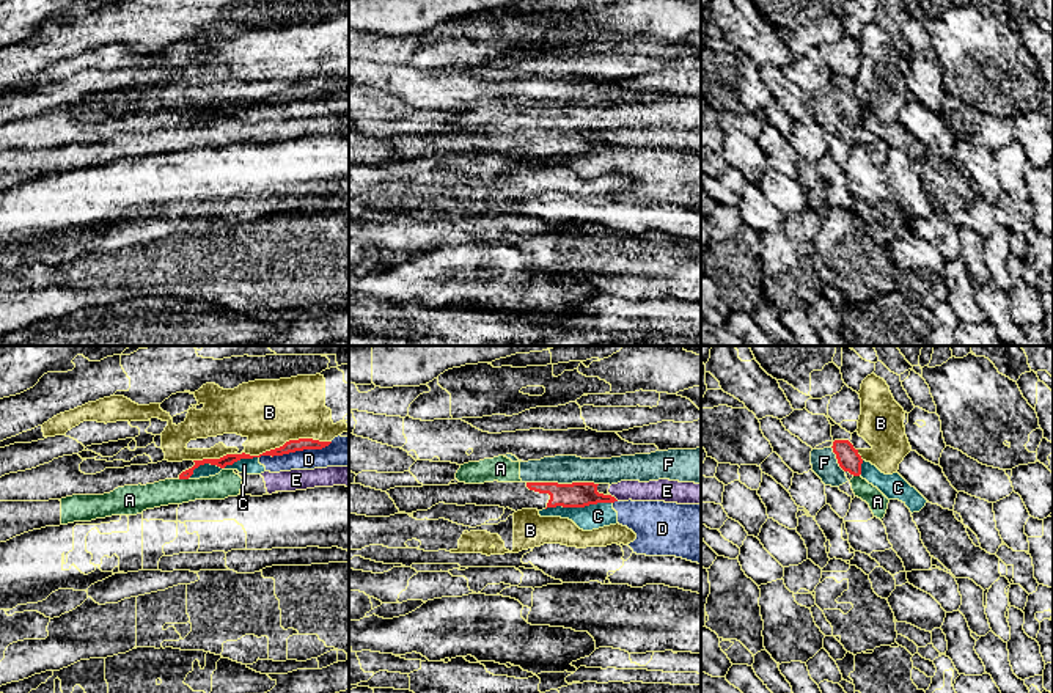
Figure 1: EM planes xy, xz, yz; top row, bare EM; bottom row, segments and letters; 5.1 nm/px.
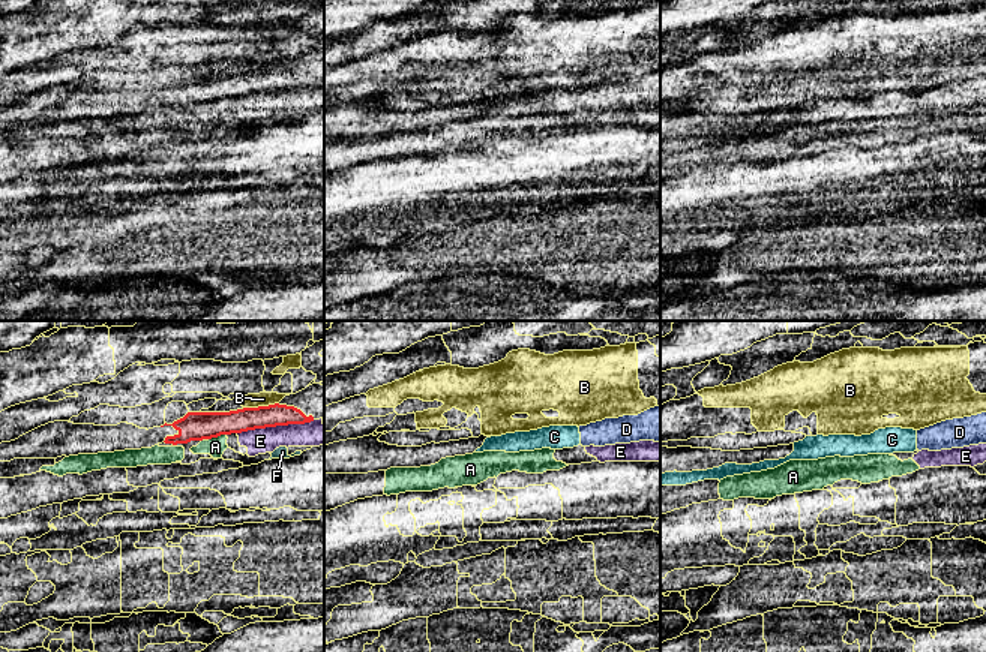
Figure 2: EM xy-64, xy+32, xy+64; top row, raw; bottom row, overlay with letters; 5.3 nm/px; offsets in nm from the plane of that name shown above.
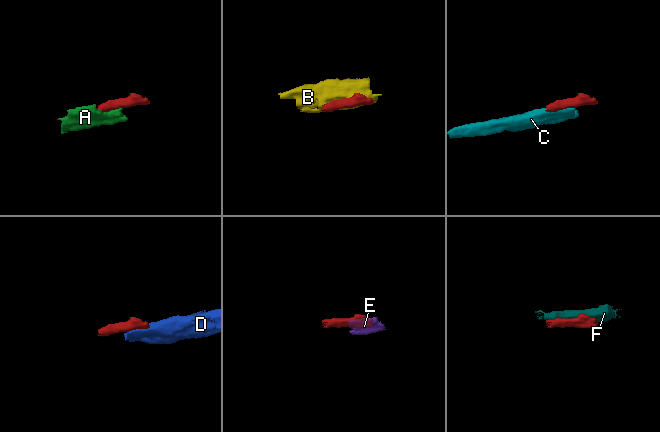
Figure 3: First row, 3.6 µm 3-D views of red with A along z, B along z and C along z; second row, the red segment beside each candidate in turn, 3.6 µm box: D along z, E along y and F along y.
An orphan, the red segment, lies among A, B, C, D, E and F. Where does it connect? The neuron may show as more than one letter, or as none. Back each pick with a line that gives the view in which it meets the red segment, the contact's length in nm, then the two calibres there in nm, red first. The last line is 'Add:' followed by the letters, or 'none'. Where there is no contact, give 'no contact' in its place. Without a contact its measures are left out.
Add: none

